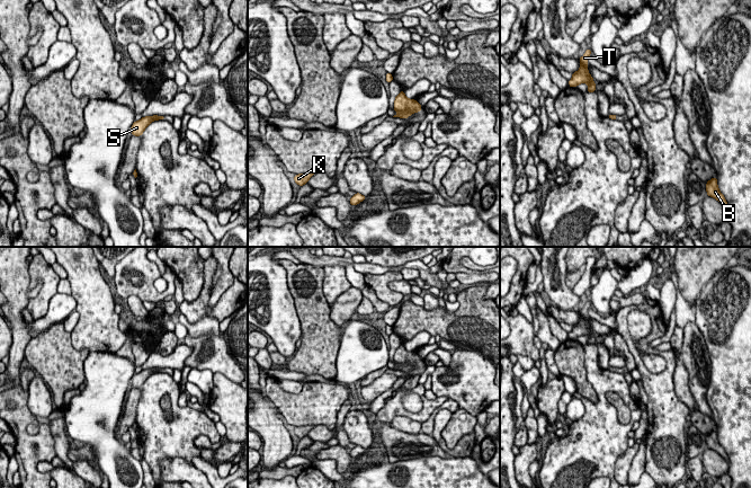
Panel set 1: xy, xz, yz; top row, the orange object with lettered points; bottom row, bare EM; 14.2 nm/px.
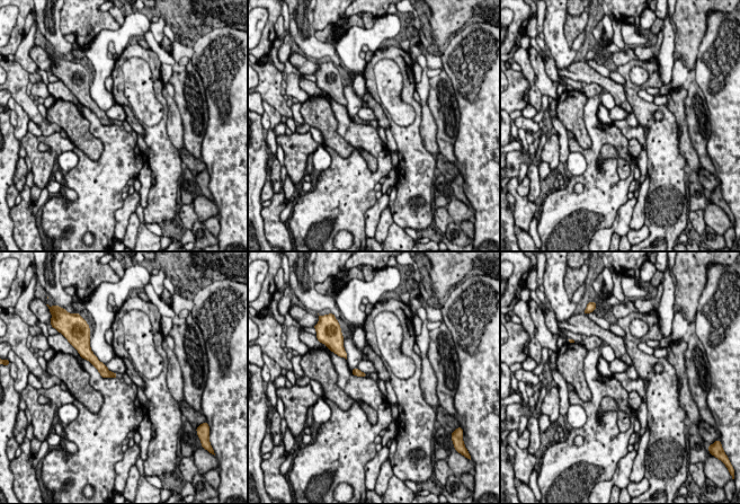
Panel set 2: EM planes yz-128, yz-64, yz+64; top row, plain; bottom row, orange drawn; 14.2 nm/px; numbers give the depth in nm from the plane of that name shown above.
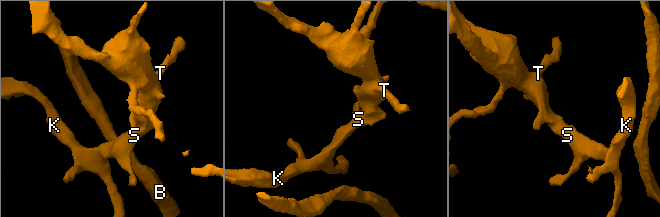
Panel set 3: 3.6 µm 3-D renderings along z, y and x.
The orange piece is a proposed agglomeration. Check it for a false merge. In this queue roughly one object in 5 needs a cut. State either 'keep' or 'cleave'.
keep

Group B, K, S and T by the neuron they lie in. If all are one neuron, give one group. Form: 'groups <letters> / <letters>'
groups B K S T

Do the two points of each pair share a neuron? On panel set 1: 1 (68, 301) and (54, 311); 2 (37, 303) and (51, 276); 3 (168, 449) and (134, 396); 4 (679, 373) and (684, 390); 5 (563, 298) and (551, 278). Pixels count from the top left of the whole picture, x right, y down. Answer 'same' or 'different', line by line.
1: same
2: same
3: different
4: same
5: same

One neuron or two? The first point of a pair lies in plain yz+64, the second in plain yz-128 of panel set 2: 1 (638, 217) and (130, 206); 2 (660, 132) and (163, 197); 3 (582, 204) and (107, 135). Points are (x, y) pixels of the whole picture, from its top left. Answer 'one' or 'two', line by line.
1: two
2: one
3: one

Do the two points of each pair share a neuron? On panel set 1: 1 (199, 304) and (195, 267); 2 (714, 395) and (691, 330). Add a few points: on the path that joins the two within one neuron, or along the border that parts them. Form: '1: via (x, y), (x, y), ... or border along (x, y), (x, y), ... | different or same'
1: border along (204, 269), (200, 293), (194, 300), (185, 301) | different
2: border along (709, 357), (711, 383), (706, 401), (711, 410) | different

